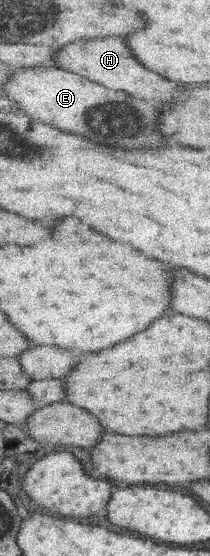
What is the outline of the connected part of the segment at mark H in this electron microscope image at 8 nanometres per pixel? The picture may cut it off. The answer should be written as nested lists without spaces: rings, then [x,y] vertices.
[[[108,37],[108,39],[82,39],[74,41],[56,55],[56,66],[68,71],[74,71],[78,75],[84,75],[96,83],[106,87],[112,87],[116,91],[130,91],[142,99],[160,99],[168,101],[178,95],[178,85],[164,79],[162,75],[148,71],[144,65],[140,65],[130,49],[126,47],[126,41],[122,37]]]

